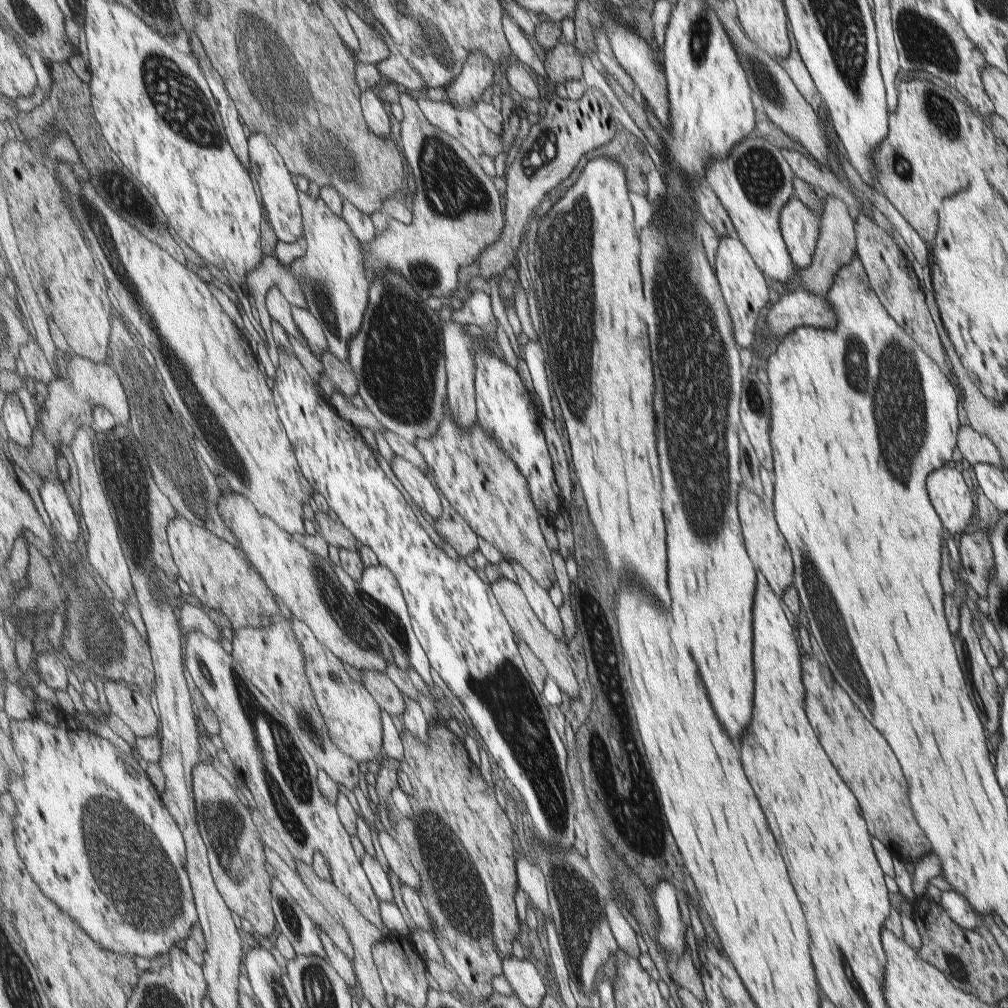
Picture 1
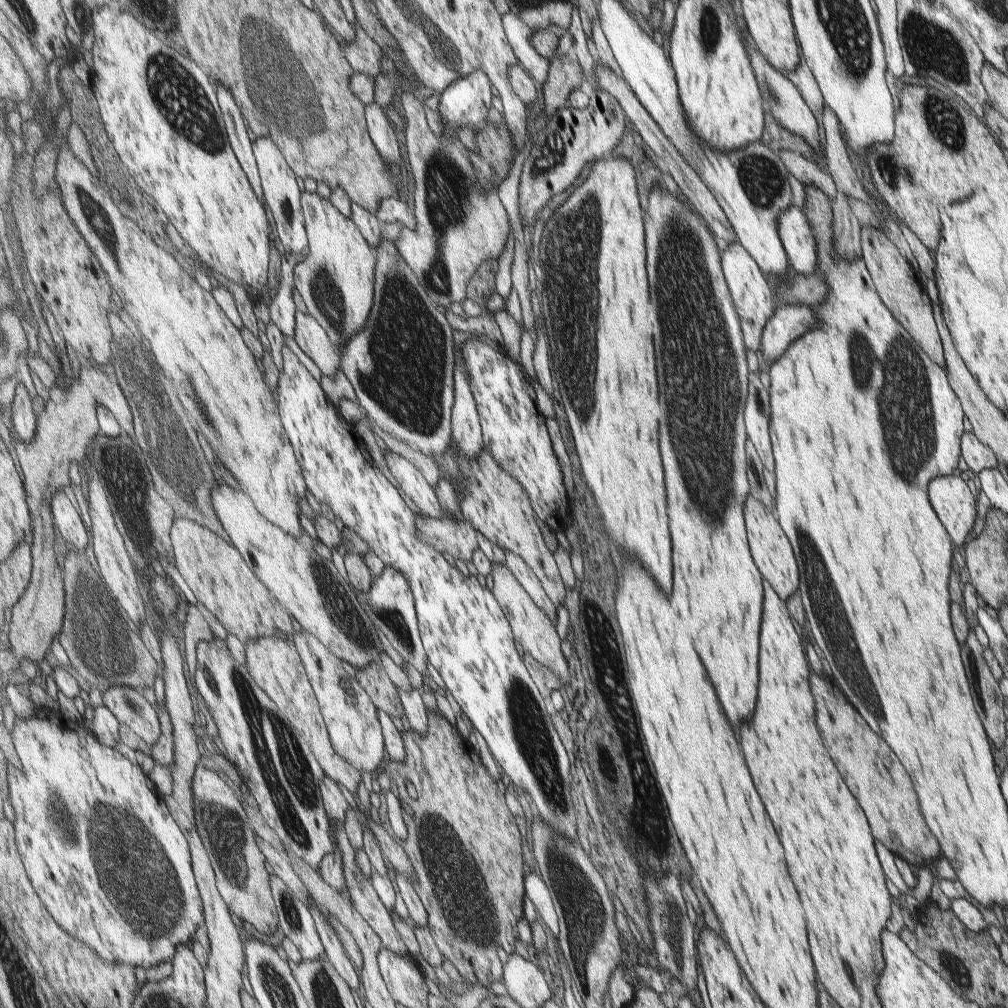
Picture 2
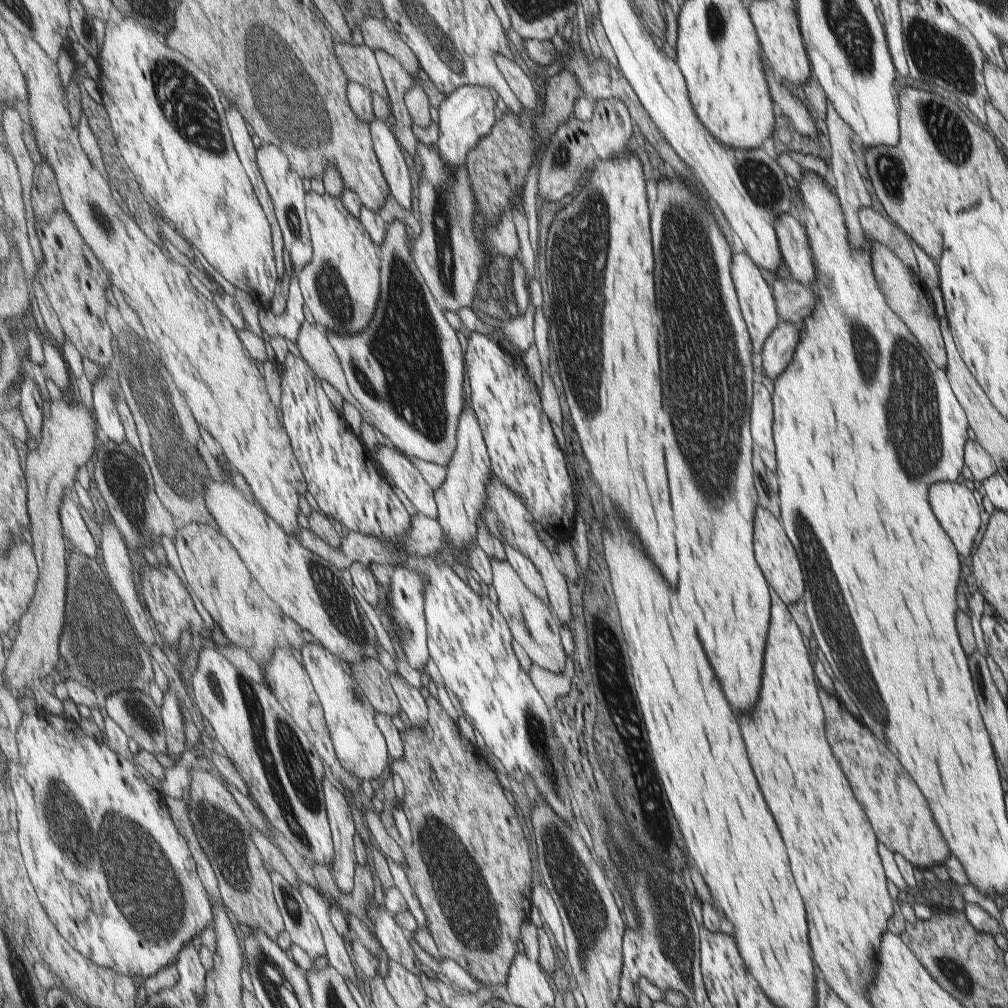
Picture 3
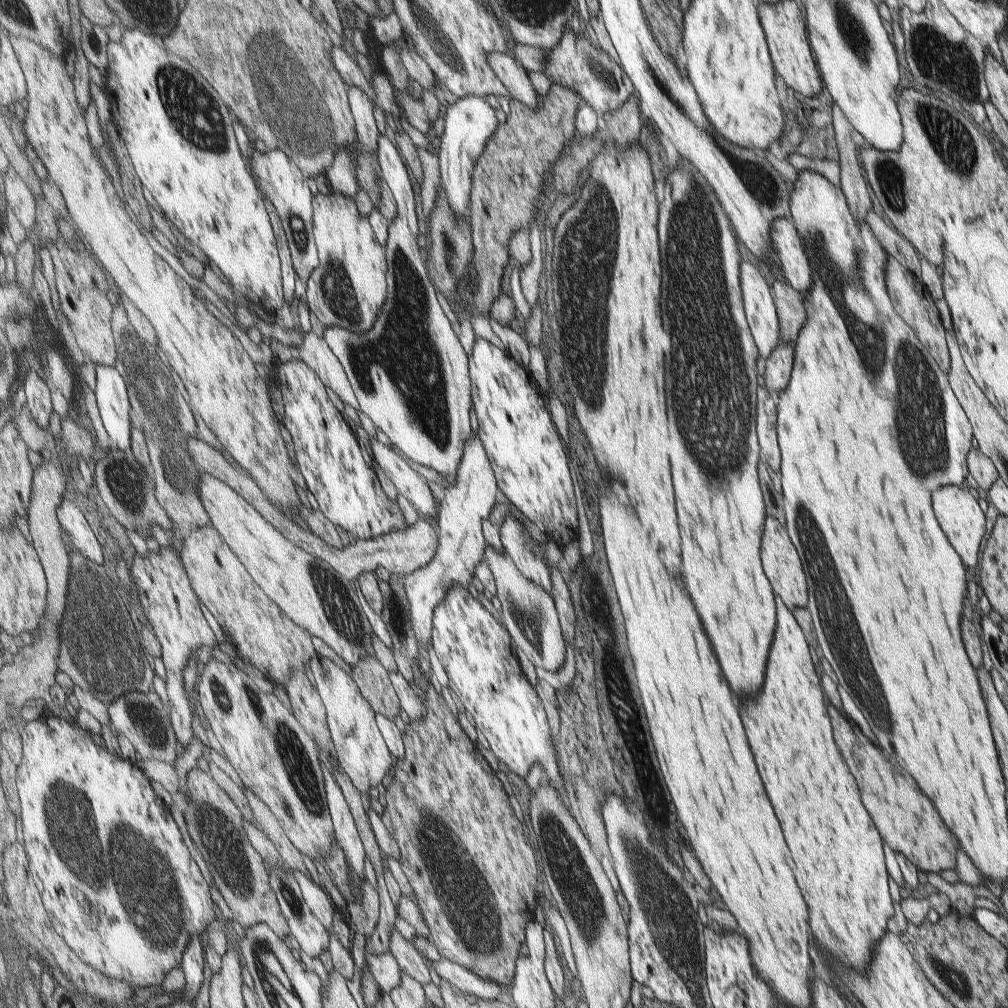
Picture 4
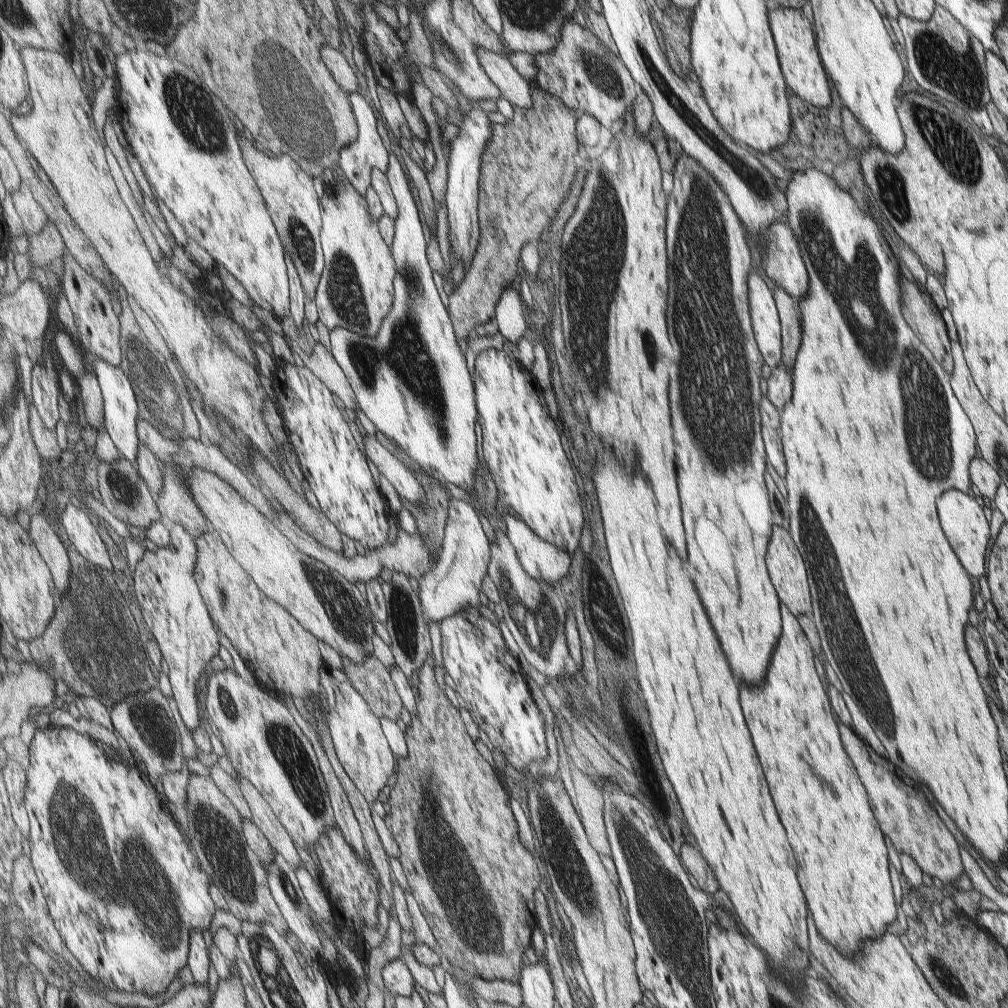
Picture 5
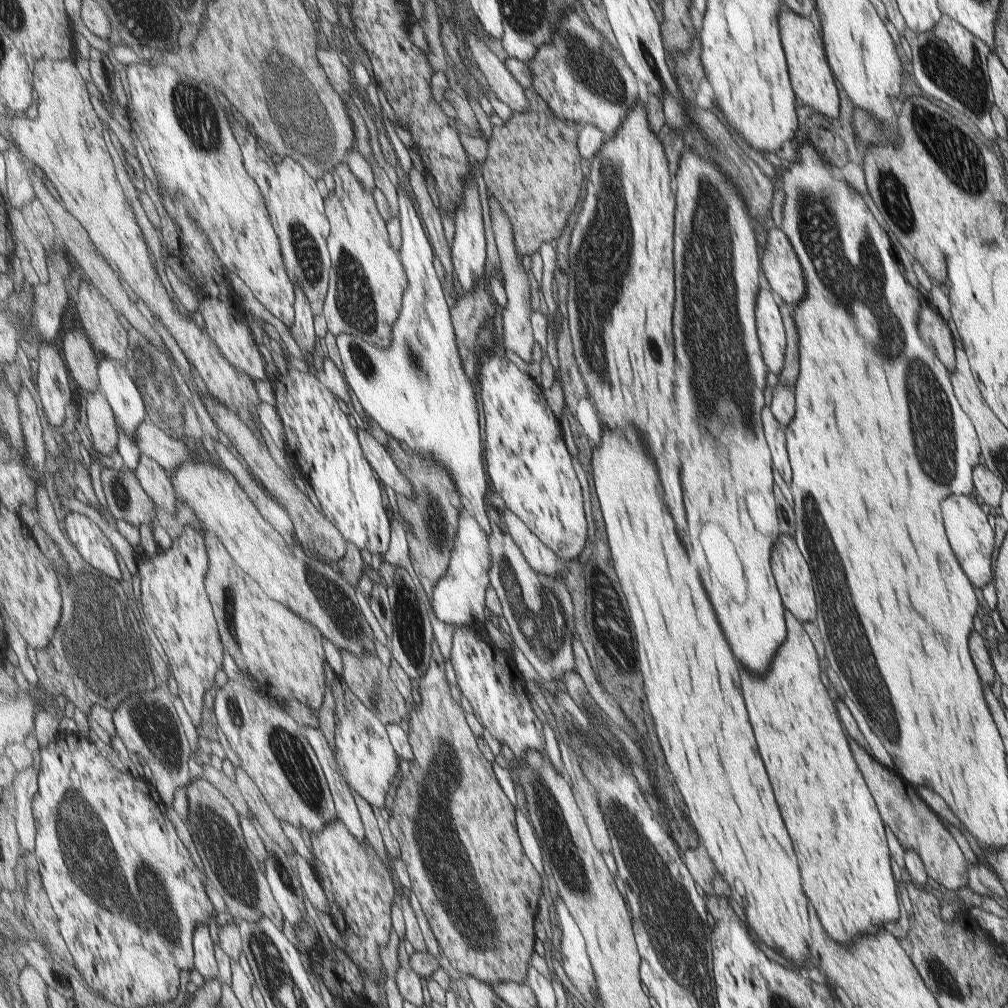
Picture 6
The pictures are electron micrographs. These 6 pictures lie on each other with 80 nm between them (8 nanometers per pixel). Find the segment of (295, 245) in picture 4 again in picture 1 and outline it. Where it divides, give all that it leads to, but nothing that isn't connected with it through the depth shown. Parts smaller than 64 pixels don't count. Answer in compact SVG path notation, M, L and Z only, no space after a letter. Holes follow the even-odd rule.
M259 132L250 133L249 142L253 177L255 177L257 190L264 203L270 224L278 240L284 243L296 243L305 235L304 216L302 215L300 191L297 190L297 184L295 184L289 168L285 166L283 156L273 146L273 142L265 136L265 132L263 134L259 134Z

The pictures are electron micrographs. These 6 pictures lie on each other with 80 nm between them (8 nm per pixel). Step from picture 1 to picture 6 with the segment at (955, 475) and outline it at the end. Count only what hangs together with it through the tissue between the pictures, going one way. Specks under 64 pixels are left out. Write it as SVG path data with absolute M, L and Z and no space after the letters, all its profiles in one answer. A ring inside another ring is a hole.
M951 496L947 498L947 502L943 502L943 522L947 522L947 538L951 538L951 546L955 546L955 554L959 554L959 562L963 562L963 570L971 574L971 582L975 582L975 588L983 588L985 584L993 582L992 570L989 568L993 554L993 530L981 508L973 500L969 500L969 497Z

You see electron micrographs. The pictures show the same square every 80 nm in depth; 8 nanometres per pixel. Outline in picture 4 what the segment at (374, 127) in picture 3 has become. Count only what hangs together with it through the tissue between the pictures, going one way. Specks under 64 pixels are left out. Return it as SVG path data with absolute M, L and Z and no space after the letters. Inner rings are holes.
M381 134L378 157L383 167L383 178L391 187L398 202L398 213L391 223L386 246L390 262L386 305L369 332L360 334L340 326L332 326L325 328L324 337L344 366L360 402L360 410L405 456L453 479L458 476L466 444L474 434L471 414L474 398L471 398L473 386L472 378L469 376L469 358L461 340L455 336L455 330L451 326L452 320L445 316L437 300L436 286L433 286L432 278L429 278L428 266L421 254L424 236L421 235L417 222L415 192L409 170L395 143L387 134Z

